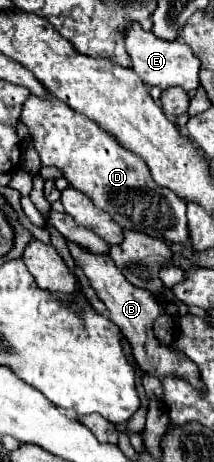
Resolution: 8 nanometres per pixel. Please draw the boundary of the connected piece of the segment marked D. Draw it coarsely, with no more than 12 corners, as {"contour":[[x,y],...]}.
{"contour":[[54,96],[20,120],[116,224],[190,240],[186,200],[146,162]]}

